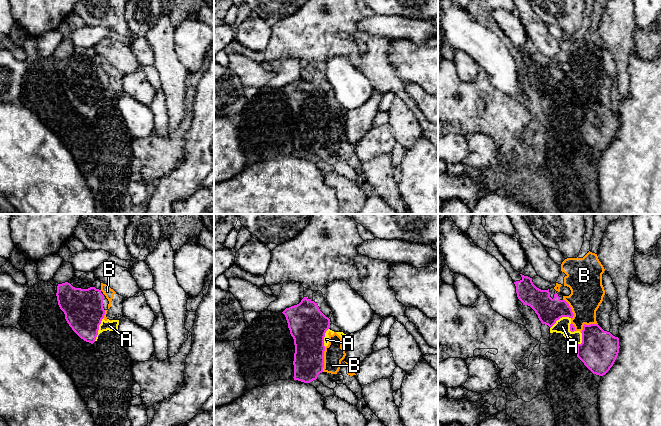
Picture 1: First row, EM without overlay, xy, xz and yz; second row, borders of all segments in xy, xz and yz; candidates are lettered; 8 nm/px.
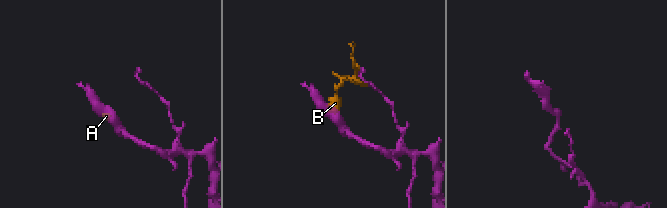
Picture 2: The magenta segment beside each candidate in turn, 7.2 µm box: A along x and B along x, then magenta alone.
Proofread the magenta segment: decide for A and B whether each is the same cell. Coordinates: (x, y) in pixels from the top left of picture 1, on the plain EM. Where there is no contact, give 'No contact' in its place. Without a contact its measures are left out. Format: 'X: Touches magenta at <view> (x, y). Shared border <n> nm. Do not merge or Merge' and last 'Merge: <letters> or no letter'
A: Touches magenta at xy (98, 105). Shared border 200 nm. Do not merge
B: Touches magenta at xz (323, 135). Shared border 200 nm. Do not merge
Merge: no letter

